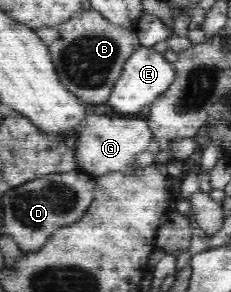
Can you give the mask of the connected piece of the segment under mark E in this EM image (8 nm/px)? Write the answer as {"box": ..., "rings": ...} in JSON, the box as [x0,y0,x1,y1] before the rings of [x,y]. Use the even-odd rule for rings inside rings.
{"box":[105,47,176,113],"rings":[[[140,47],[129,57],[124,65],[121,77],[117,79],[105,105],[114,107],[120,113],[136,113],[142,107],[154,103],[165,93],[176,77],[176,68],[173,63],[164,58],[164,53],[156,52],[152,47]]]}

